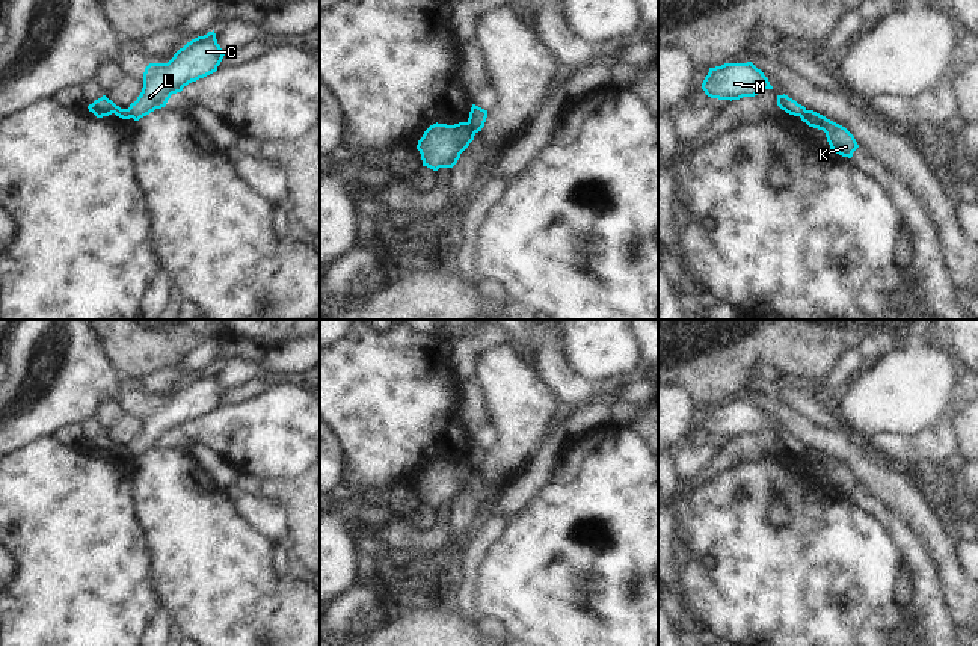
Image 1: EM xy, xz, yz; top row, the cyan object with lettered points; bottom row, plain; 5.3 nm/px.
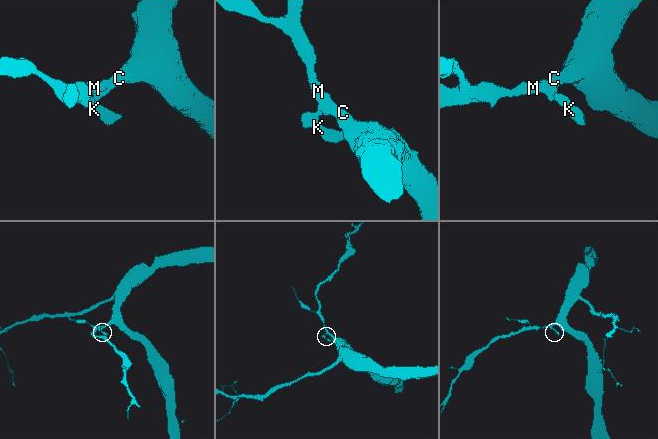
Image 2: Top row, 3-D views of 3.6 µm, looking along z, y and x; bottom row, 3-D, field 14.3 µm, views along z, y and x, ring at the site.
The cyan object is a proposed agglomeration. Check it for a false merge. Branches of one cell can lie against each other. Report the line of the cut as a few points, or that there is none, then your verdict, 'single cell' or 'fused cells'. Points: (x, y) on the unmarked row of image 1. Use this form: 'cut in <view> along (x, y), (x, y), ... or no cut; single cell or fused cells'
cut in xz along (467, 461), (476, 470); fused cells

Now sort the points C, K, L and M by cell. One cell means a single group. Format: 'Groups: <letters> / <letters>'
Groups: C L M / K

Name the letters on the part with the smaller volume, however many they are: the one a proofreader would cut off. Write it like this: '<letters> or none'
K

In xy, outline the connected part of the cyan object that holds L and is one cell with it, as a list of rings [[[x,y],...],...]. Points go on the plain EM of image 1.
[[[213,368],[187,380],[168,401],[149,401],[143,411],[142,430],[130,442],[128,451],[139,459],[165,445],[172,432],[216,411],[225,392]]]

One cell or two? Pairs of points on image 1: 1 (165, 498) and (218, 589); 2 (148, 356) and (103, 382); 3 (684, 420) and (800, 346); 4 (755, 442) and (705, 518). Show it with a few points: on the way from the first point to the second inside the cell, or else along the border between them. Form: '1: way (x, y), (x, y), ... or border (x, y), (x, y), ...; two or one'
1: way (187, 521), (198, 536), (210, 566); one
2: border (101, 343), (104, 355), (121, 376); two
3: border (673, 384), (684, 388), (696, 403); two
4: border (778, 446), (764, 455), (738, 459), (714, 476); two

